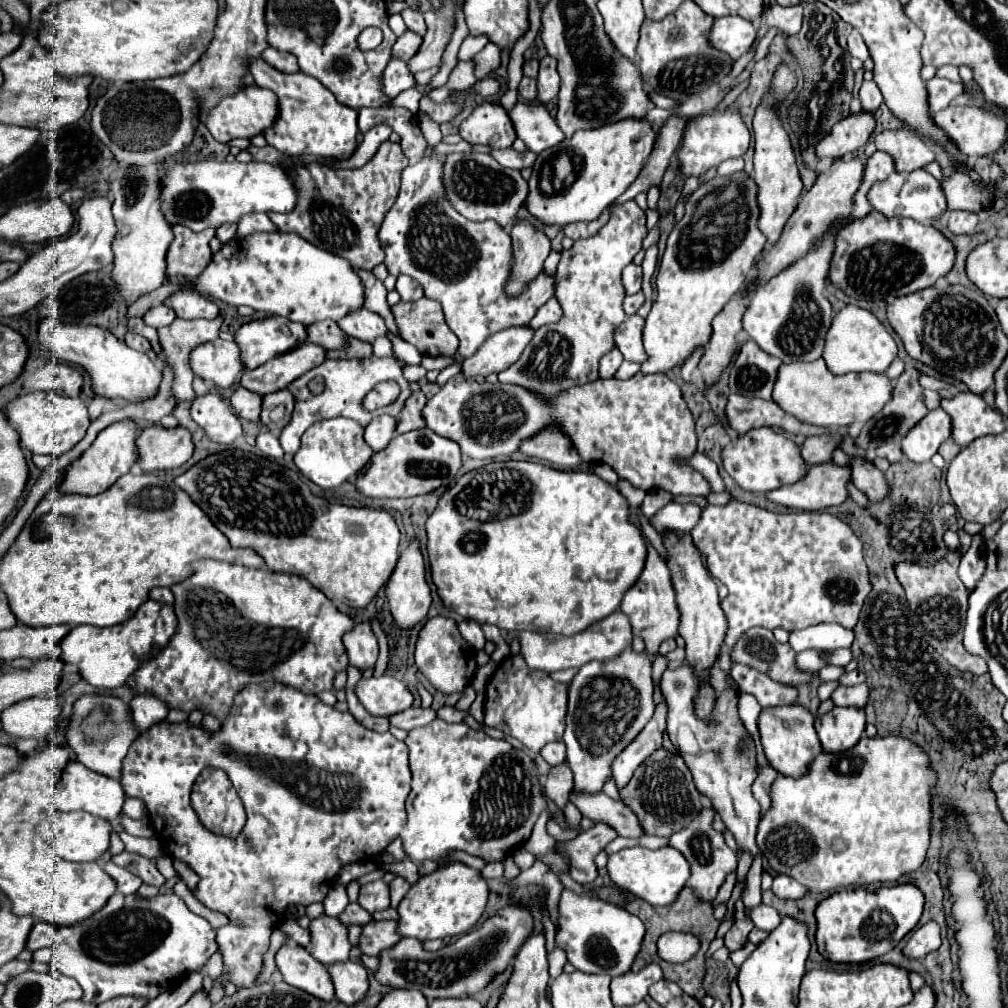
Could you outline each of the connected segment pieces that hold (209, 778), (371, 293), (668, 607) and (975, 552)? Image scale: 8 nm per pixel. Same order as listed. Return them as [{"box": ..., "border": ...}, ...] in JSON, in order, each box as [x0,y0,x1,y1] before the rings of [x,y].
[{"box":[191,768,245,838],"border":[[[207,768],[205,774],[201,774],[195,784],[193,784],[193,794],[191,794],[191,808],[195,810],[195,814],[199,816],[199,820],[203,822],[203,826],[213,832],[213,834],[221,834],[227,838],[237,838],[245,826],[245,808],[235,792],[235,788],[231,786],[231,780],[227,778],[227,774],[223,774],[223,770],[215,770],[215,768]]]},{"box":[357,270,397,334],"border":[[[357,270],[357,276],[361,278],[361,284],[363,284],[363,288],[365,288],[365,302],[363,302],[363,306],[367,308],[367,310],[373,310],[373,312],[377,312],[377,314],[381,314],[383,318],[385,318],[385,322],[387,322],[387,328],[393,332],[393,334],[397,334],[397,326],[395,326],[395,320],[393,320],[393,314],[391,314],[391,308],[387,306],[387,290],[385,290],[385,286],[383,286],[383,282],[381,280],[377,280],[375,276],[373,276],[373,272],[367,272],[367,270]]]},{"box":[621,544,679,654],"border":[[[647,544],[647,560],[641,576],[637,582],[625,592],[625,598],[621,602],[621,610],[629,616],[633,634],[641,636],[645,640],[645,650],[649,654],[659,650],[659,644],[667,638],[677,636],[679,628],[679,608],[675,602],[675,588],[671,584],[671,574],[665,564],[665,560]]]},{"box":[959,534,985,590],"border":[[[977,534],[973,536],[971,548],[961,558],[959,578],[971,590],[975,582],[983,576],[983,572],[985,572],[985,544],[983,544],[983,536]]]}]

